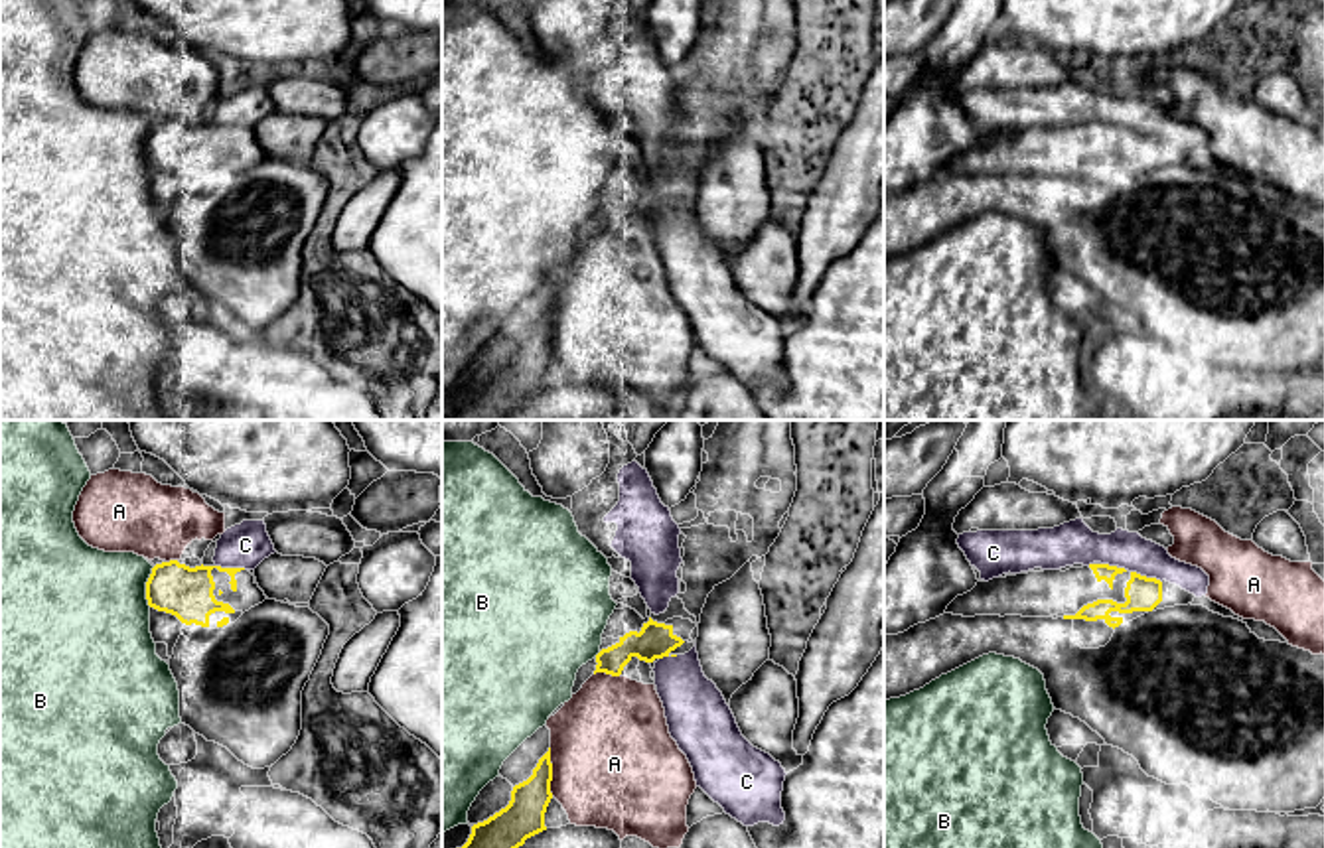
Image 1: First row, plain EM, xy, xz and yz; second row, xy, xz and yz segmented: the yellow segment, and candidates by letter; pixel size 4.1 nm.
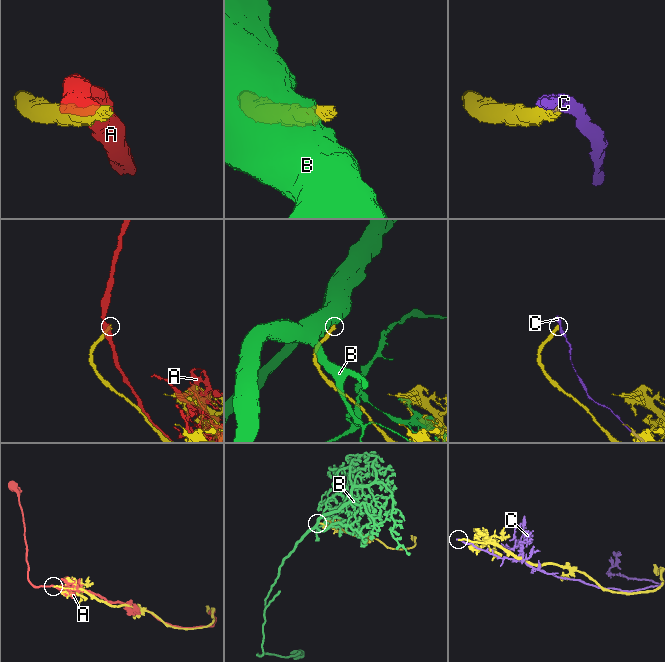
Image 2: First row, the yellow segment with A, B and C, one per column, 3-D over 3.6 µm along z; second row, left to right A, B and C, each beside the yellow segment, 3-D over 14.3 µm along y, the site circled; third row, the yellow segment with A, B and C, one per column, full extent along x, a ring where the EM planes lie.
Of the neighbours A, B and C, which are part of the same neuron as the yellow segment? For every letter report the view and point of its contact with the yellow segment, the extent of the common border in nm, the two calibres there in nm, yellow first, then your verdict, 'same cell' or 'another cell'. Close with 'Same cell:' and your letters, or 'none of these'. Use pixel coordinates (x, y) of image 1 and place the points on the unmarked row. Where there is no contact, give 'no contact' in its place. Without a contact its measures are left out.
A: contact xz (551, 330); length 200 nm; calibres 170 and 500 nm; another cell
B: contact xy (147, 144); length 170 nm; calibres 220 and 480 nm; another cell
C: contact yz (1145, 135); length 140 nm; calibres 140 and 150 nm; another cell
Same cell: none of these

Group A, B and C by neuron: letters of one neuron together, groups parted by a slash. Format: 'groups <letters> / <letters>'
groups A / B / C

